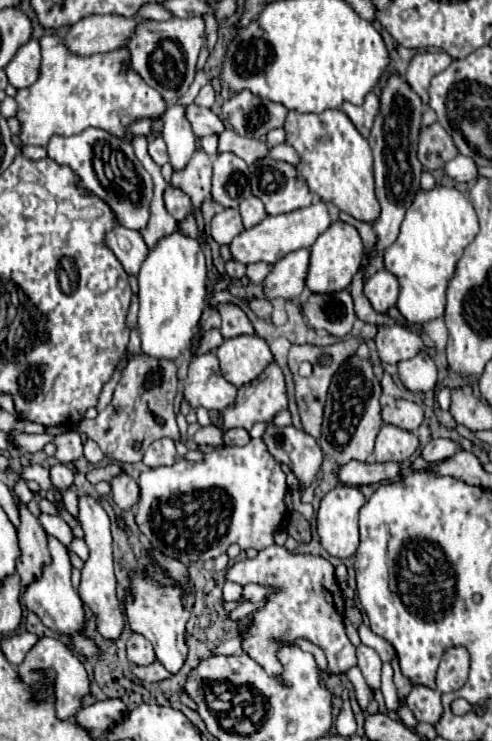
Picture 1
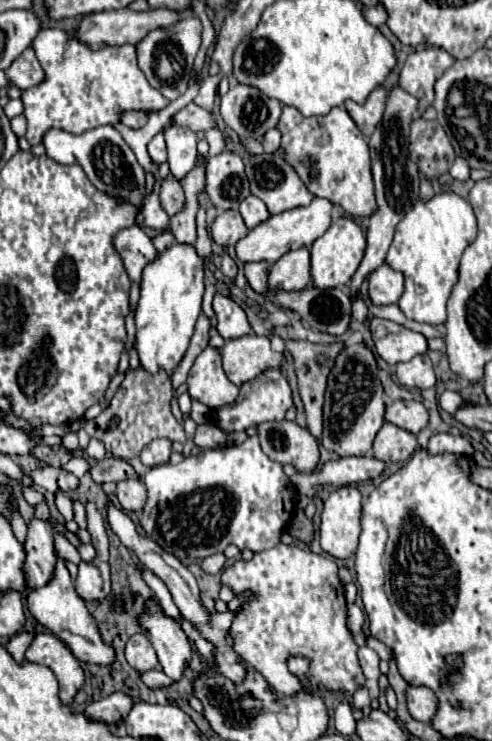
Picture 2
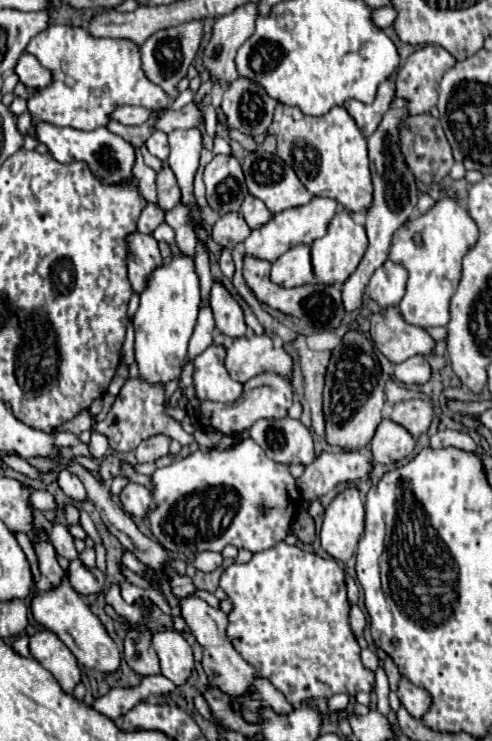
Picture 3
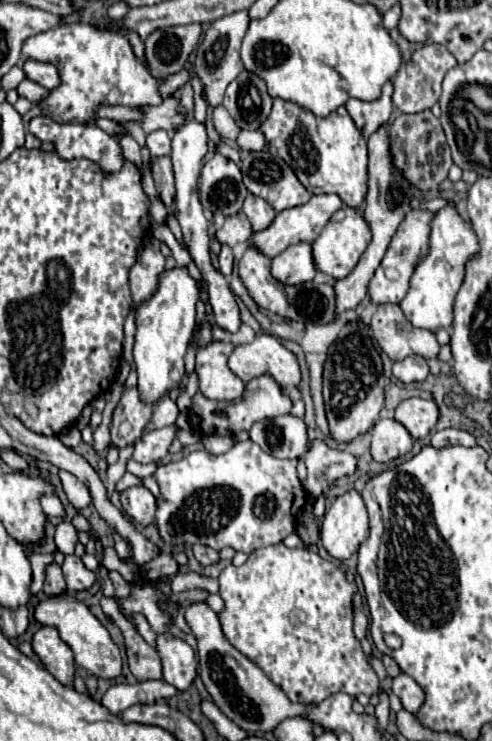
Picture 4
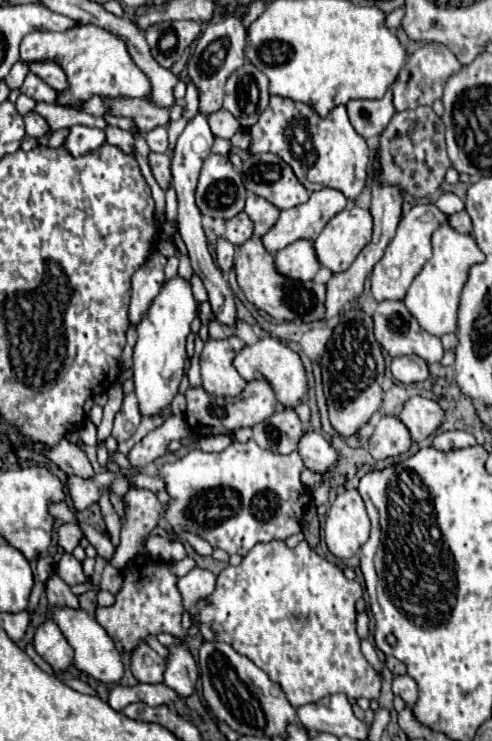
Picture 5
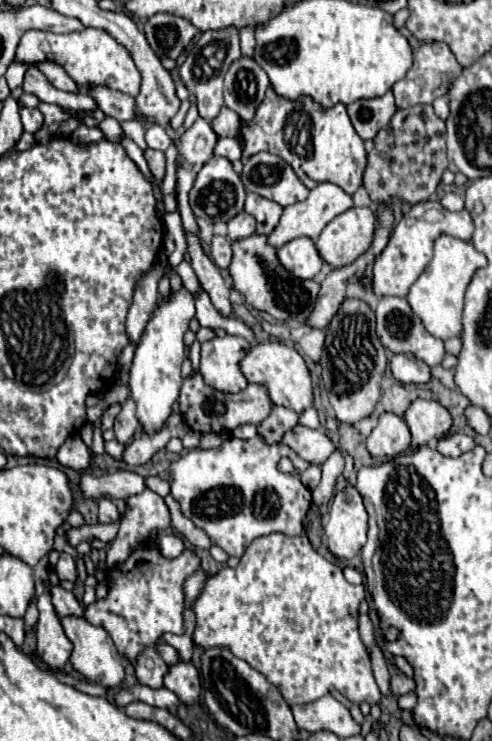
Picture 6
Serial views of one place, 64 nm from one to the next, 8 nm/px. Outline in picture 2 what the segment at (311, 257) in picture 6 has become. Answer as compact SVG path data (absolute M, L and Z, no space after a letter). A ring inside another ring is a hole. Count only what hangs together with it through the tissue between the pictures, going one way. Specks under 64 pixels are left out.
M308 248L286 252L276 264L270 268L268 288L296 292L304 290L310 284L310 252Z

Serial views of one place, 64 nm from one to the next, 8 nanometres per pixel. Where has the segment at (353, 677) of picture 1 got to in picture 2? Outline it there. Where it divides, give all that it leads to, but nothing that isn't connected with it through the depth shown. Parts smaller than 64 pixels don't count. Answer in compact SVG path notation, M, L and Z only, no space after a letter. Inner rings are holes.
M366 687L359 688L353 695L352 695L352 702L356 709L362 710L365 707L370 706L371 698L369 696L368 689Z

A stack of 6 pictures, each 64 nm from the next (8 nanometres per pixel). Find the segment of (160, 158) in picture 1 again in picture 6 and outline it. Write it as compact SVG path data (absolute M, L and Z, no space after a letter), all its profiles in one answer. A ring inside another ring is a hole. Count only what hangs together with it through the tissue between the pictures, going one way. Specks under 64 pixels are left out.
M150 124L146 128L146 144L148 144L148 148L164 152L170 146L170 136L166 134L166 130L160 124Z

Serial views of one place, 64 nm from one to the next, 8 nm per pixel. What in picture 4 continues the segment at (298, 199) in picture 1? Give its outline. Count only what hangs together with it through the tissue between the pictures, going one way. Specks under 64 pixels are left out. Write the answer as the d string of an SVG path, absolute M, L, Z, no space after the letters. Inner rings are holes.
M268 150L262 152L242 152L242 176L244 176L244 186L254 194L264 198L276 212L282 212L286 208L294 208L300 204L306 204L312 194L300 184L292 168L280 160L280 156L272 156Z

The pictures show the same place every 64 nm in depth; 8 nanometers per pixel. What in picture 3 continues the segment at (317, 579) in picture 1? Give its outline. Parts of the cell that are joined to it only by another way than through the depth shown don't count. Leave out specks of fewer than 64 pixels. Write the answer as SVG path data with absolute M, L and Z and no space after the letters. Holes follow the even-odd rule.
M280 542L264 552L254 554L246 564L228 566L222 572L220 588L234 604L232 612L228 614L230 624L226 634L236 652L256 668L258 676L270 680L292 706L304 704L312 698L330 698L340 692L354 697L359 692L370 693L373 690L375 674L363 666L361 648L348 626L350 604L346 600L344 572L334 558L326 560L318 554L304 552L298 546Z

